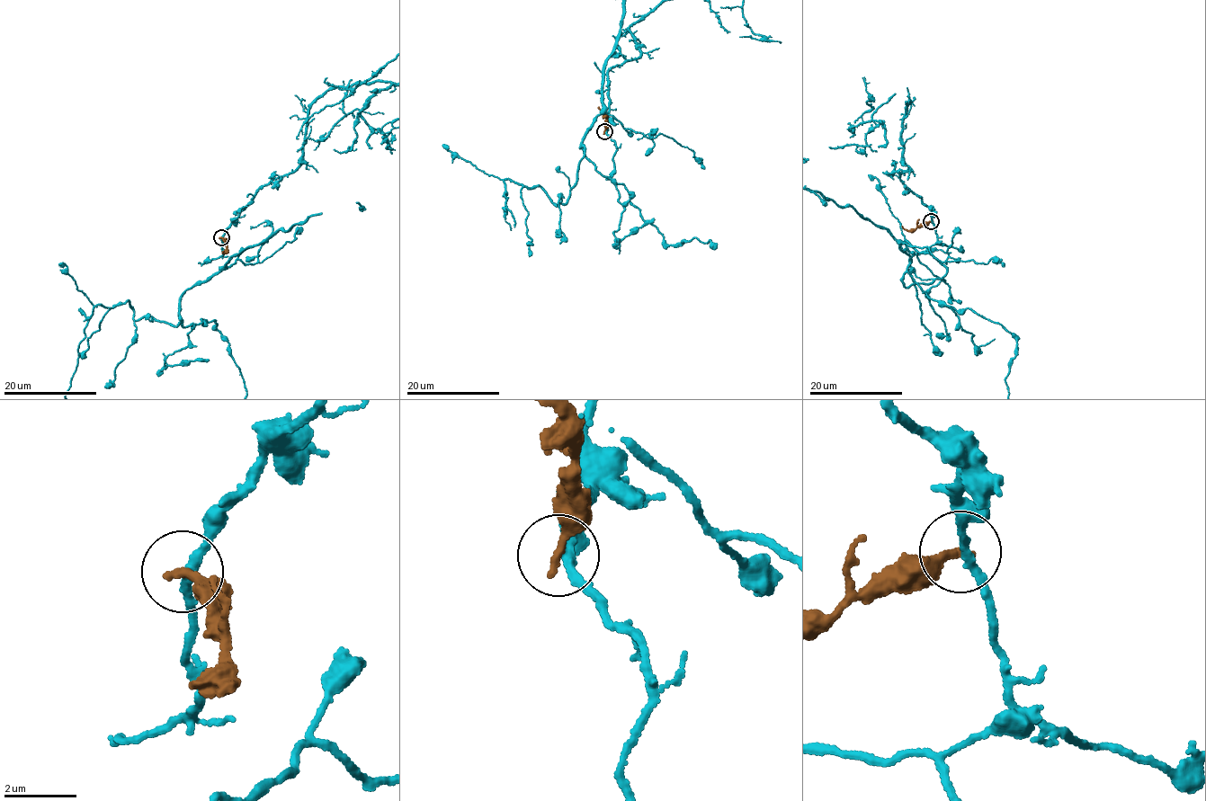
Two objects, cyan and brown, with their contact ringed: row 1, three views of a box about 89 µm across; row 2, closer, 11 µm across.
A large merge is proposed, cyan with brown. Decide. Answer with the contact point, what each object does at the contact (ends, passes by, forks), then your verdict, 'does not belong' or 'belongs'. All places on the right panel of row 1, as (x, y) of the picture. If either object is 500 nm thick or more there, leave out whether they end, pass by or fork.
at (931, 221); cyan passes by; brown ends there; does not belong

